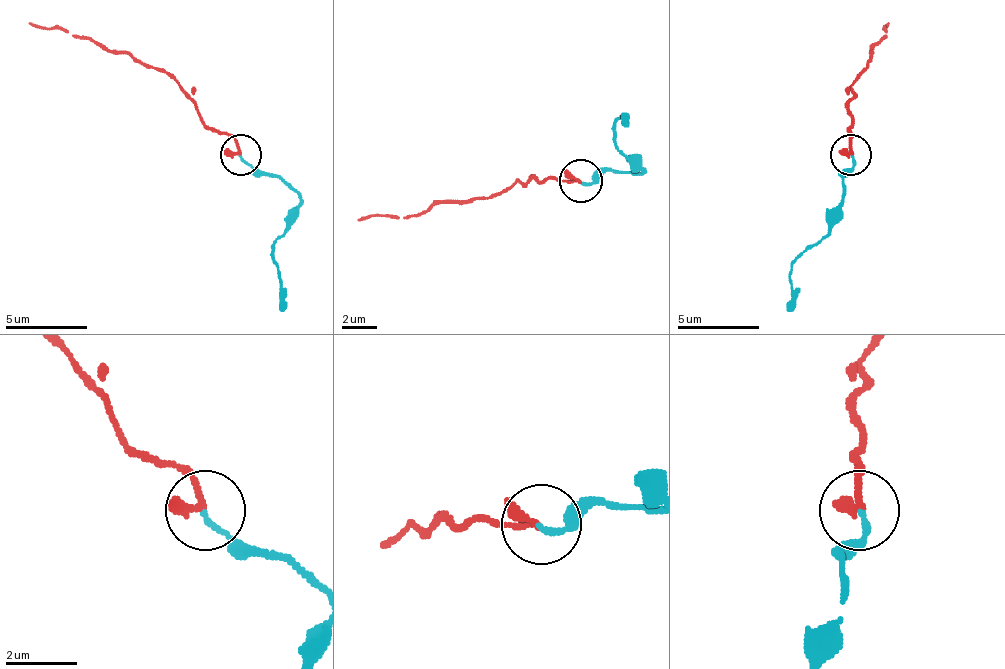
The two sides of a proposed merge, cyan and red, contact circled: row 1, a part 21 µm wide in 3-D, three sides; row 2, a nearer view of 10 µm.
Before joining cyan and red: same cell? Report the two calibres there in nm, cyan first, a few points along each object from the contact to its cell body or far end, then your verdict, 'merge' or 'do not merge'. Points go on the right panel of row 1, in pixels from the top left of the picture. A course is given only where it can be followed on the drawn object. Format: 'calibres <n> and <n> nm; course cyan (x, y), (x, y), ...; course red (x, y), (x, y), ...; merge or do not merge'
calibres 150 and 320 nm; course cyan (850, 153), (854, 165), (842, 174), (838, 223), (796, 260), (788, 277), (788, 309); course red (850, 153), (850, 100), (870, 50), (887, 34), (887, 21); merge

